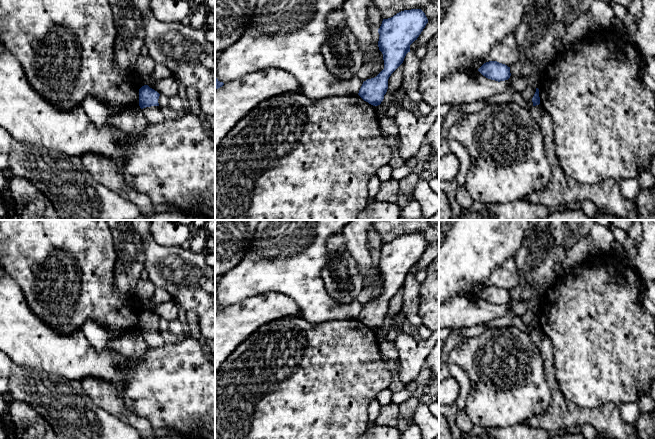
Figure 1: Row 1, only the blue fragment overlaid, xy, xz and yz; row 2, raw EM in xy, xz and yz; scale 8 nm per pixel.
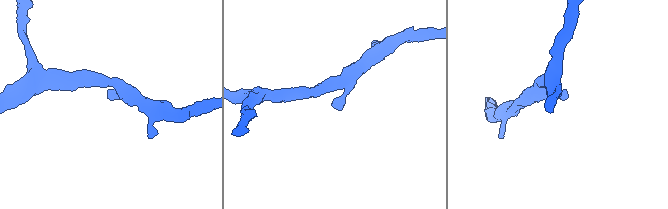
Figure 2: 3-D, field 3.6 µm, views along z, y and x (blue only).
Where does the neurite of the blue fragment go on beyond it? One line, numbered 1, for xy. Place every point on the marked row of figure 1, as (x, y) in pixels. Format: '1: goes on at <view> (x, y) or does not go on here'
1: does not go on here

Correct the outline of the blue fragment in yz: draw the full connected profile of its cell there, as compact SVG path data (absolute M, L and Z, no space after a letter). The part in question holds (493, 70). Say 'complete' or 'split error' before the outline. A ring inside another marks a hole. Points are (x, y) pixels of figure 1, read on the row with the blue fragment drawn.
complete | M497 61L484 63L478 71L488 79L495 81L505 81L511 76L510 67Z

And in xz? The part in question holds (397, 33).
complete | M421 9L404 10L383 19L378 29L378 47L383 54L384 69L374 78L363 82L358 95L373 106L378 106L388 89L388 79L403 63L410 45L417 40L428 19Z

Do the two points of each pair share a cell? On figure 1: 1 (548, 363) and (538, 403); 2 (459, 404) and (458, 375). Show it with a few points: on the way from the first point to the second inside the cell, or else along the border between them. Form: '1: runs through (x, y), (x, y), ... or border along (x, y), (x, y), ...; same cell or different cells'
1: border along (540, 354), (551, 400); different cells
2: runs through (461, 397), (462, 382); same cell

